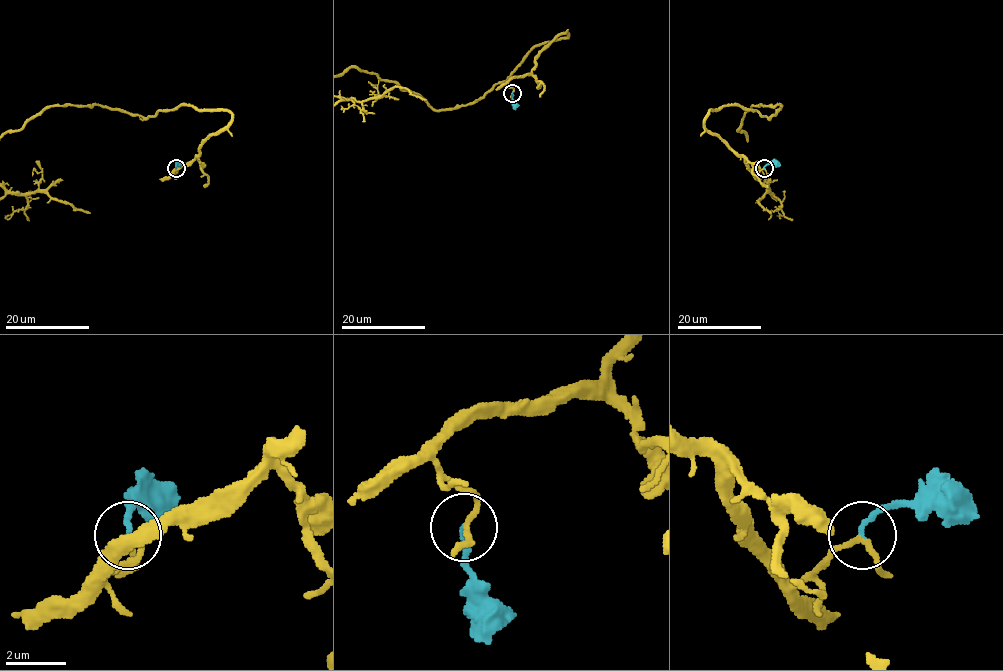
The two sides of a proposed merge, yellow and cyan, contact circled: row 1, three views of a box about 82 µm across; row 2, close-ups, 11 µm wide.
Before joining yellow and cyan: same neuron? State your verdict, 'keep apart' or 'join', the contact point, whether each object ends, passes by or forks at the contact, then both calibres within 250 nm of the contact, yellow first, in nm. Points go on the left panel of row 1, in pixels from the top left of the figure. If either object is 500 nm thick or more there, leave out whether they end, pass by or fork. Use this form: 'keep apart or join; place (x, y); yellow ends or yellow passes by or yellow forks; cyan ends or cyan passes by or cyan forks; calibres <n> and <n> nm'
join; place (176, 168); yellow passes by; cyan ends; calibres 170 and 180 nm

